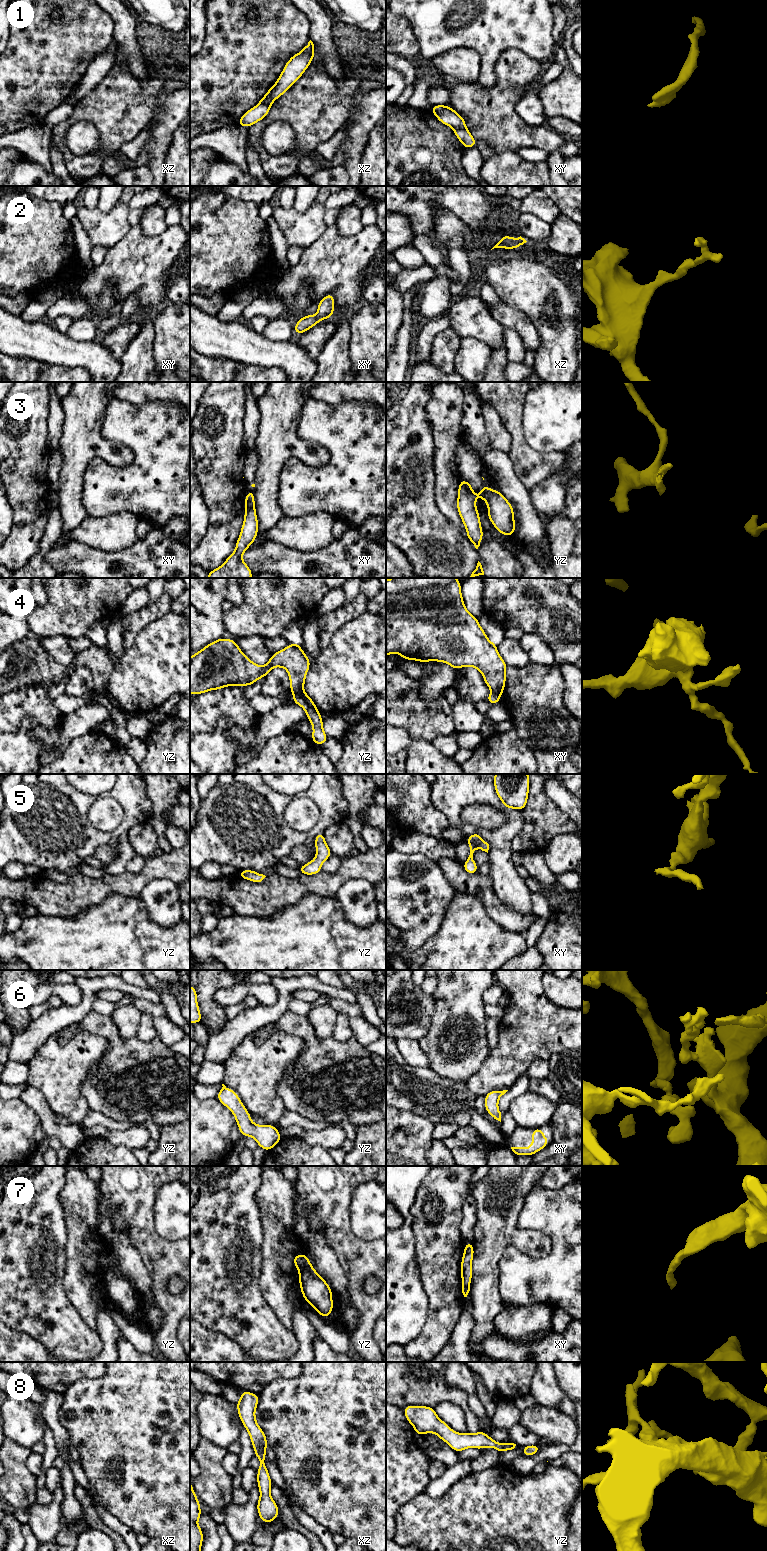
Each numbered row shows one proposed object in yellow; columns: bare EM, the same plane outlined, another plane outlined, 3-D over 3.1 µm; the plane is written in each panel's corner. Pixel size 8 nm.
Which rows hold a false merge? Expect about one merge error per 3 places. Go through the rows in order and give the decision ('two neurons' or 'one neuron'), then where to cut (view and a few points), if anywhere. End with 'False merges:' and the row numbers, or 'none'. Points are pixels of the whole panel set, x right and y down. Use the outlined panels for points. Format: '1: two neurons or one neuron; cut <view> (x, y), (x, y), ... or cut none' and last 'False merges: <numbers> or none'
1: two neurons; cut xz (259, 102), (271, 103)
2: one neuron; cut none
3: two neurons; cut yz (468, 484), (470, 488)
4: two neurons; cut yz (302, 689), (294, 694)
5: one neuron; cut none
6: one neuron; cut none
7: one neuron; cut none
8: one neuron; cut none
False merges: 1, 3, 4

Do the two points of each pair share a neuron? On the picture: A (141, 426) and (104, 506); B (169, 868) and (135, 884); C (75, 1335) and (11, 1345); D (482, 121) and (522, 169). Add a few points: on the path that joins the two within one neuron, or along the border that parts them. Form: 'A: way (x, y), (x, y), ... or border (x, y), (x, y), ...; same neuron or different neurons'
A: way (143, 446), (143, 458), (137, 468), (119, 486); same neuron
B: way (161, 868), (155, 868), (143, 877); same neuron
C: border (16, 1330), (23, 1331), (36, 1339), (49, 1351); different neurons
D: border (516, 151), (503, 151), (495, 154); different neurons

